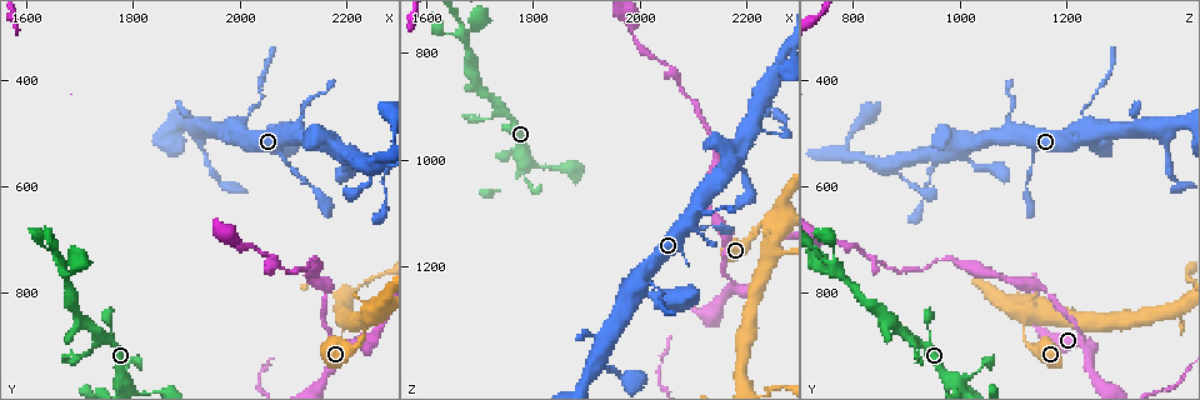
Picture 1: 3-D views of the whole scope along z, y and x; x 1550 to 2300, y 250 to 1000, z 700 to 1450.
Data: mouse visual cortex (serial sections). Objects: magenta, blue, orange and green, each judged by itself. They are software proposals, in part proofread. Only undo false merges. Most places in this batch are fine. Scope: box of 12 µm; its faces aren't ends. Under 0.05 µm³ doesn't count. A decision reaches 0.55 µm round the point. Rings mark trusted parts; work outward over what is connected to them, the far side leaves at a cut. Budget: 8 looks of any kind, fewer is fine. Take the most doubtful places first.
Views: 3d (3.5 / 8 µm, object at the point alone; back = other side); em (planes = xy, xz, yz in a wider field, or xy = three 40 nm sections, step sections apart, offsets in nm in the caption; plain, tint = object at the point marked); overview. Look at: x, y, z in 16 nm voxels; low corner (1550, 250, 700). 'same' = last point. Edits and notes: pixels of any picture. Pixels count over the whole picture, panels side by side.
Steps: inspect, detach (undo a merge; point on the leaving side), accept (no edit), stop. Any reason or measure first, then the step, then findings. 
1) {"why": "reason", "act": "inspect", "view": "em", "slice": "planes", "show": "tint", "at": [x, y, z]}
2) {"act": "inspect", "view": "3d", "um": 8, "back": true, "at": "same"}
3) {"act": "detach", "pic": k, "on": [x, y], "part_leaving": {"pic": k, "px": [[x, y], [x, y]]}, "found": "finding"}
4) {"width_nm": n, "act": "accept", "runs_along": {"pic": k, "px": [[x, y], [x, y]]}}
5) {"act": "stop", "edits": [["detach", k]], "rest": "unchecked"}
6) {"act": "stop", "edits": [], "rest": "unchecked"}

{"why": "looks like a crossing", "act": "inspect", "view": "3d", "um": 3.5, "at": [1670, 760, 770]}

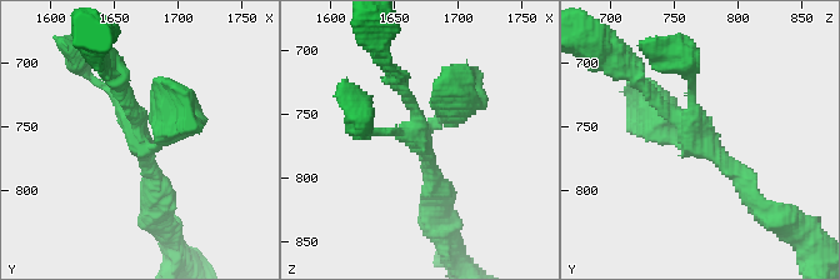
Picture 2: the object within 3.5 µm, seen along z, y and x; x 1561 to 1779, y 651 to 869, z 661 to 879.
{"why": "need the tissue", "act": "inspect", "view": "em", "slice": "xy", "step": 1, "show": "tint", "at": [1672, 760, 766]}

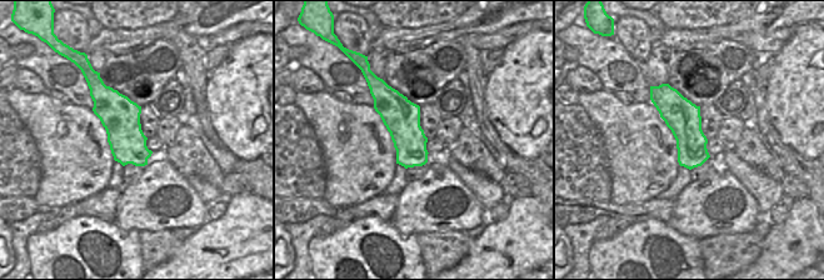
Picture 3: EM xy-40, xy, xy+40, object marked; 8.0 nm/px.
{"why": "another direction", "act": "inspect", "view": "em", "slice": "planes", "show": "tint", "at": "same"}

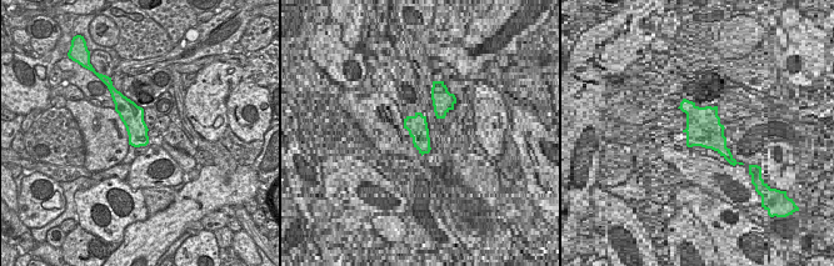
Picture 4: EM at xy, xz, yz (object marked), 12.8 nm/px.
{"arms": 4, "act": "accept", "runs_along": {"pic": 2, "px": [[753, 195], [650, 95]]}, "found": "one cell here"}

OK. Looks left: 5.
{"why": "a narrow waist", "act": "inspect", "view": "3d", "um": 3.5, "back": true, "at": [2045, 735, 825]}

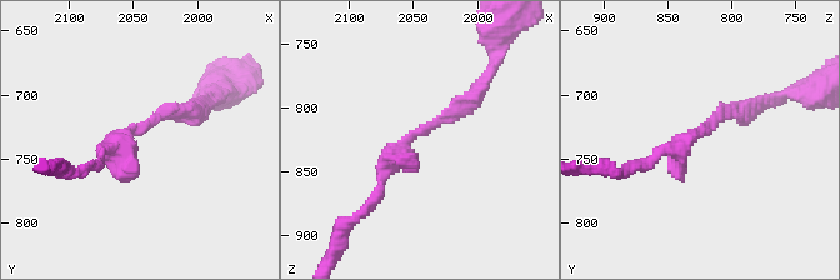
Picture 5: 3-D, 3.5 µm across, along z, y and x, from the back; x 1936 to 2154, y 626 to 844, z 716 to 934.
{"arm_widths_nm": [150, 200], "why": "now the EM", "act": "inspect", "view": "em", "slice": "planes", "show": "tint", "at": [2046, 726, 818]}

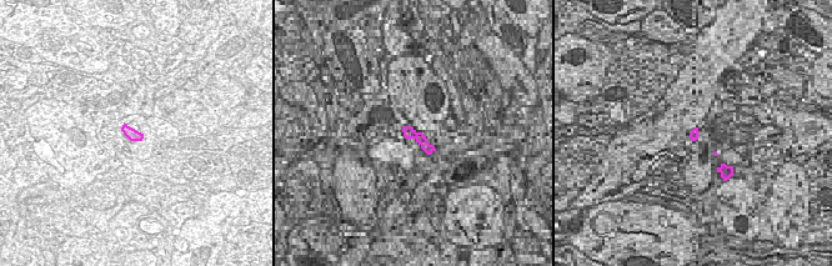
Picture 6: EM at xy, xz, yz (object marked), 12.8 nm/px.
{"act": "accept", "runs_along": {"pic": 5, "px": [[379, 193], [395, 150], [479, 86]]}, "found": "continuous, no second cell"}

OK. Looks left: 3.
{"why": "a narrow waist", "act": "inspect", "view": "3d", "um": 8, "at": [2255, 845, 1125]}

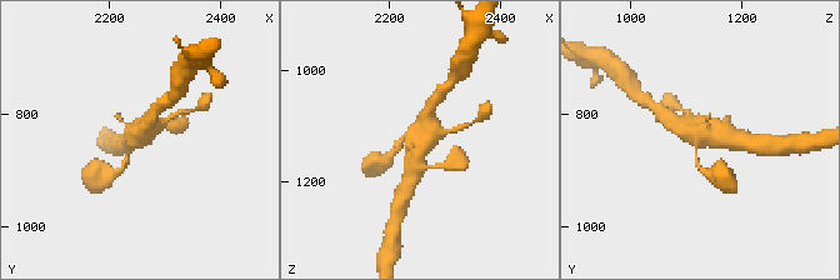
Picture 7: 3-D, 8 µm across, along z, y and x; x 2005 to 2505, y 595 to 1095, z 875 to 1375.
{"why": "shape alone is not enough", "act": "inspect", "view": "em", "slice": "xy", "step": 3, "show": "tint", "at": [2255, 845, 1120]}

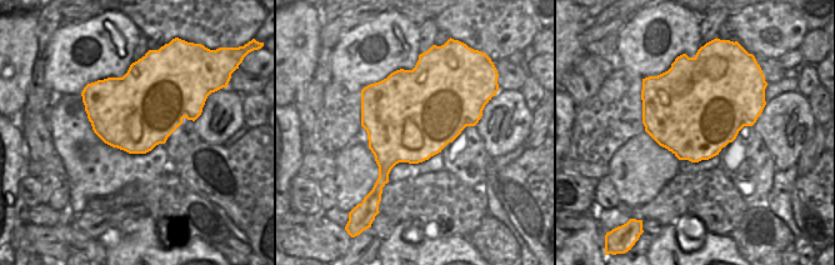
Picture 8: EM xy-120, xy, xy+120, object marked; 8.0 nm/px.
{"act": "accept", "found": "one cell here"}

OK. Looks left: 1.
{"act": "stop", "edits": [], "rest": "unchecked"}

